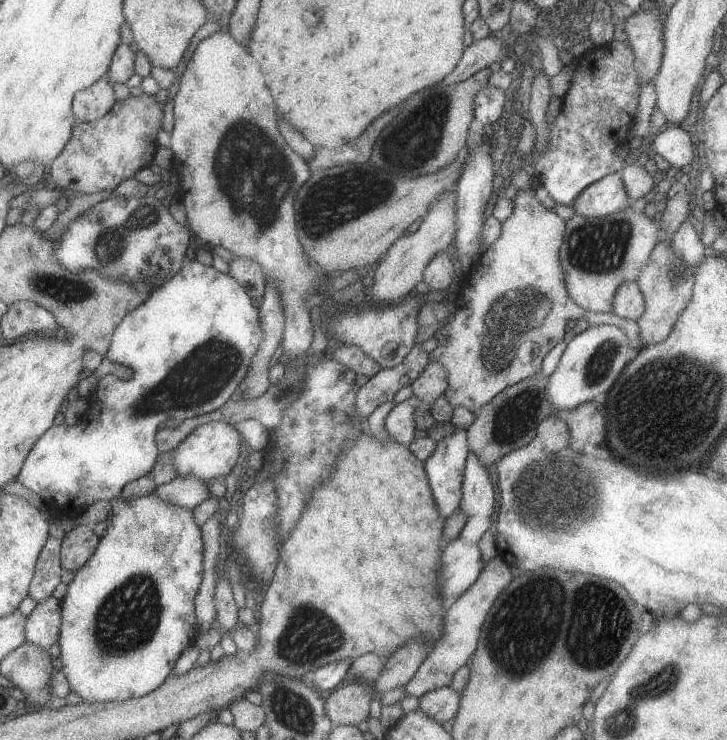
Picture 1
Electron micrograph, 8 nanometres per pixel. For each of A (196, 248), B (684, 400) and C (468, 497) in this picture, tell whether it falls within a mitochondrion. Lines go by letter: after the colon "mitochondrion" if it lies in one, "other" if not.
A: other
B: mitochondrion
C: other

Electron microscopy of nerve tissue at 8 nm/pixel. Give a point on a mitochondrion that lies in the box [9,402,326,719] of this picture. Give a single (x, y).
(128, 618)

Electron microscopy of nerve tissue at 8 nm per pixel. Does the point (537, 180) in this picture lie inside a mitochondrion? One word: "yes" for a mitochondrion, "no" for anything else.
no

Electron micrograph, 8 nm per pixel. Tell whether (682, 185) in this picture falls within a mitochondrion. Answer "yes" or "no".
no

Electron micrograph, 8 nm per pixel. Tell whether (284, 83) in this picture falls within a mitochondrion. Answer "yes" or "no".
no

